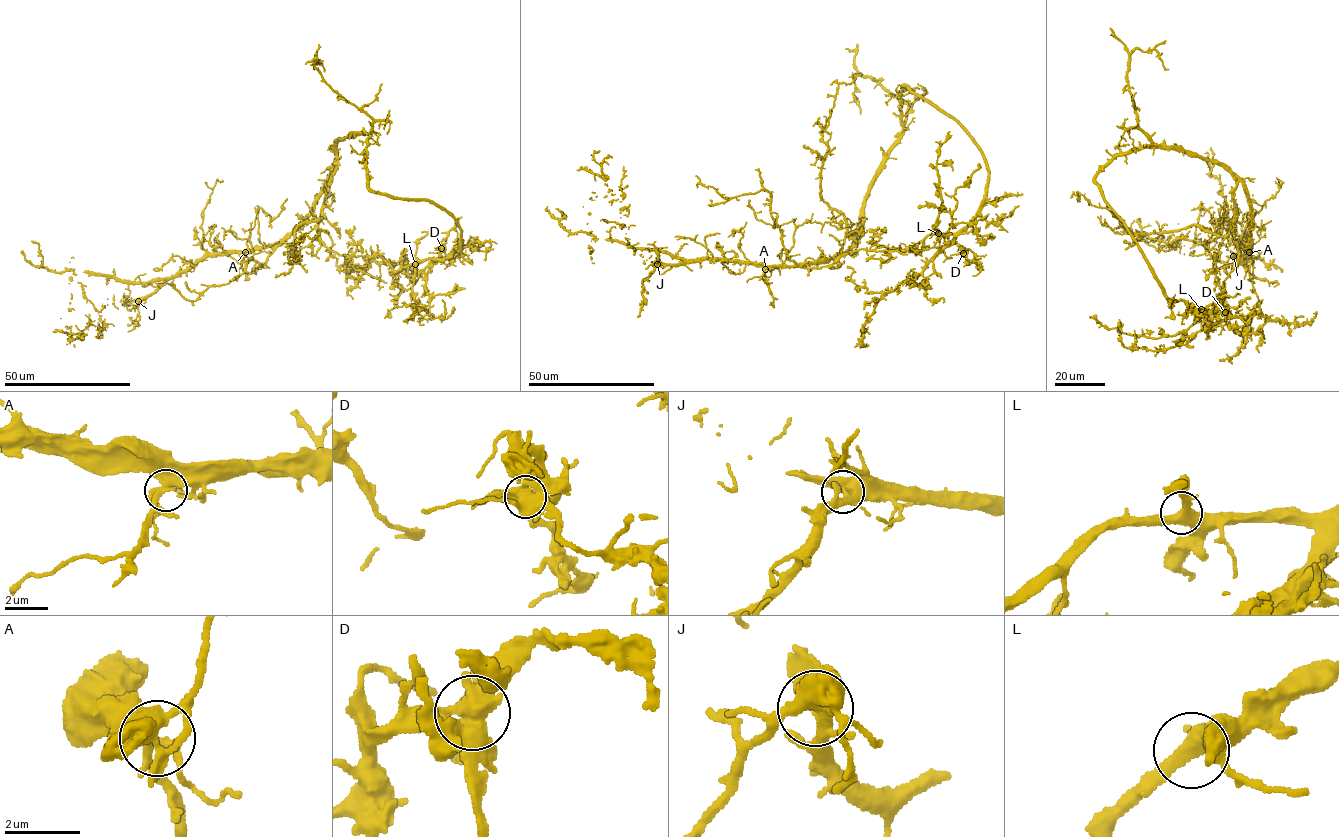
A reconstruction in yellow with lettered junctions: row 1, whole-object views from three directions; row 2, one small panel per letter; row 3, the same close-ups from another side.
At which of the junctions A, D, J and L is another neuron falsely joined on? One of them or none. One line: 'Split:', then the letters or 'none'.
Split: none

